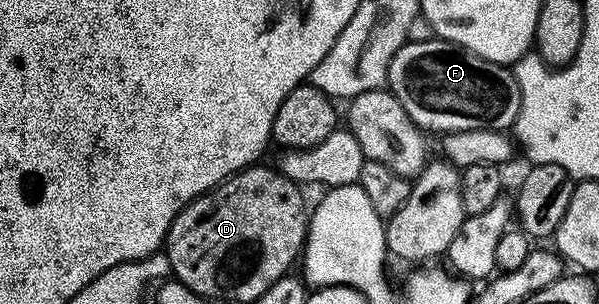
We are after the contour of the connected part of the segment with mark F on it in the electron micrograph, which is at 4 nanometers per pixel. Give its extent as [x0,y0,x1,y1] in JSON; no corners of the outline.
[387,39,519,135]

